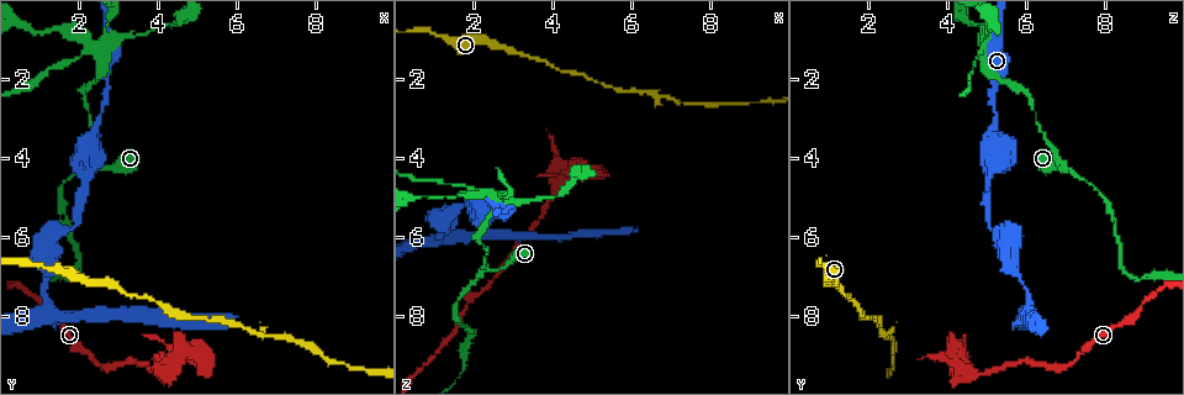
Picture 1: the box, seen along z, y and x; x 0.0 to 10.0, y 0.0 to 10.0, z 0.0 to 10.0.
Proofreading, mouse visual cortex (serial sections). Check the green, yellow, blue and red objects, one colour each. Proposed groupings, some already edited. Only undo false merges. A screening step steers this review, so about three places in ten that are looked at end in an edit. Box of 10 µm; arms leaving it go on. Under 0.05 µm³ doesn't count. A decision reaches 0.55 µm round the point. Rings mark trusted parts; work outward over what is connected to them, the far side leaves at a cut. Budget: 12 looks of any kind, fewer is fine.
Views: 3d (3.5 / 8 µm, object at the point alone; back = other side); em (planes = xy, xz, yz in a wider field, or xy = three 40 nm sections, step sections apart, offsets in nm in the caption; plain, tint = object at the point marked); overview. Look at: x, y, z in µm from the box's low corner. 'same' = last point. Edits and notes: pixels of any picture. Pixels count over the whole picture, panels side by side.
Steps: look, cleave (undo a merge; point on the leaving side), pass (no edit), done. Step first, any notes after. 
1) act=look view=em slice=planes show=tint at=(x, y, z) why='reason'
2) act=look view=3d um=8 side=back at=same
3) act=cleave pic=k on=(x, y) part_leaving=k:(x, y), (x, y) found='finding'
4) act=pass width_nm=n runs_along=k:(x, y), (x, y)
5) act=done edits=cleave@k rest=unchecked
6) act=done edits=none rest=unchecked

act=look view=3d um=3.5 at=(4.50, 9.00, 4.25) why='abrupt turn'

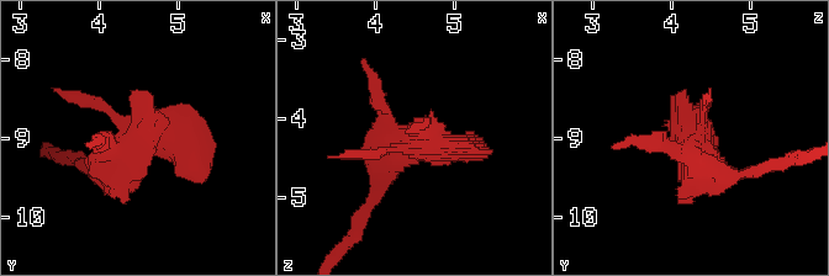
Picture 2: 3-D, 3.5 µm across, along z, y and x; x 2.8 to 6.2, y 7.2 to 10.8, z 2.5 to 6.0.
act=look view=em slice=xy step=5 show=plain at=(4.50, 9.05, 4.30)

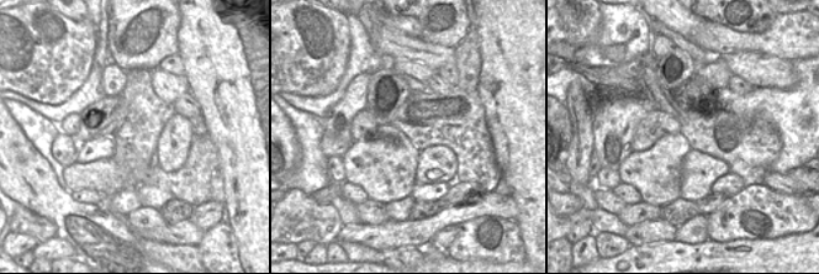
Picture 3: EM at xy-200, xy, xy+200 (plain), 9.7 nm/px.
act=look view=em slice=xy step=5 show=tint at=same

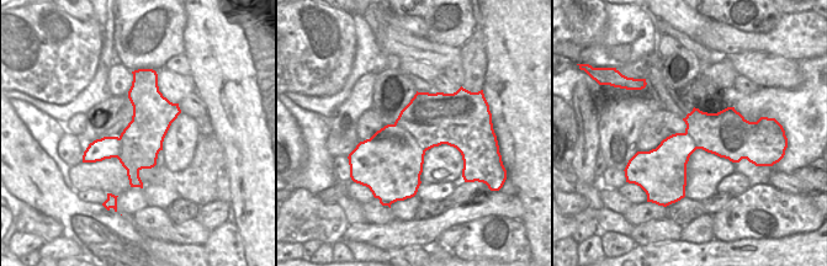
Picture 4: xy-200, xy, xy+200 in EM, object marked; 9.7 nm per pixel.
act=cleave pic=2 on=(457, 155) part_leaving=2:(417, 142), (463, 148), (478, 138) found='two cells meet here'

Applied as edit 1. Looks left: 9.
act=look view=overview why='redraw'

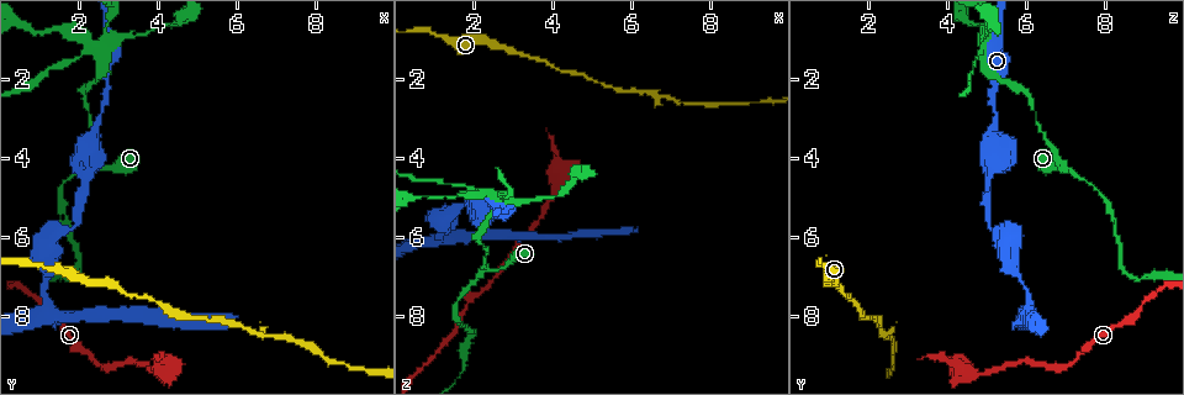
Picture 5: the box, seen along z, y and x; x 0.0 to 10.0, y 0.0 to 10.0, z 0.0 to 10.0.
act=look view=3d um=3.5 at=(7.65, 8.70, 2.60) why='narrows sharply'

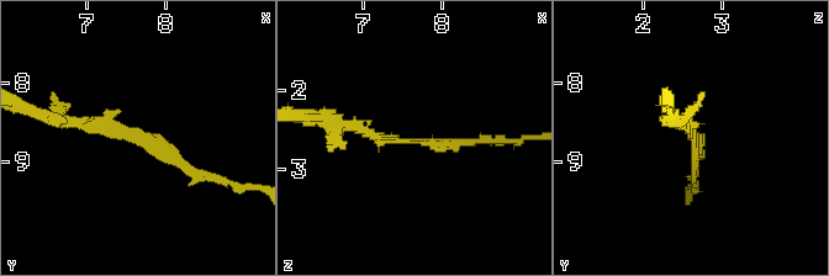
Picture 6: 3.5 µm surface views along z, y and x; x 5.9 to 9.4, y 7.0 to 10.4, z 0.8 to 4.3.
act=look view=em slice=planes show=tint at=(7.65, 8.70, 2.65) arm_widths_nm=150,150 why='need the tissue'

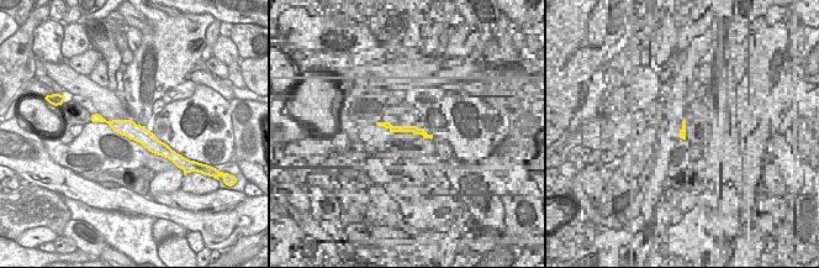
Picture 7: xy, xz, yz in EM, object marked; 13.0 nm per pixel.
act=look view=em slice=xy step=1 show=tint at=same

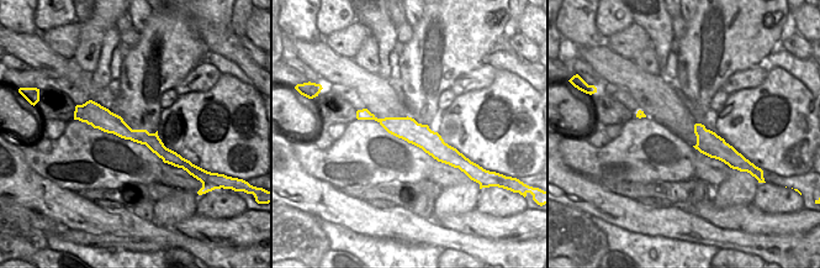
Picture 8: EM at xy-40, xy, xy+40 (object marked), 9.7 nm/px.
act=pass runs_along=6:(62, 120), (142, 134), (210, 176) found='all the same cell'

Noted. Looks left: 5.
act=look view=3d um=8 at=(2.10, 4.05, 5.45) why='abrupt turn'

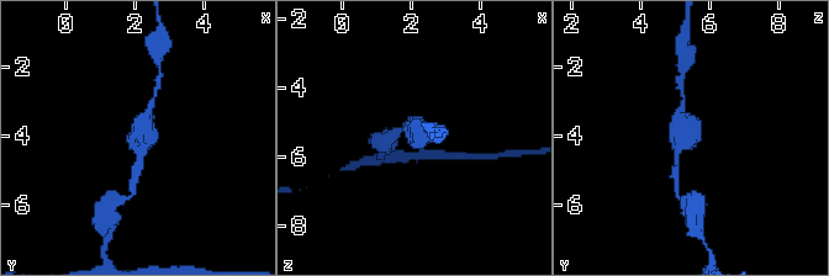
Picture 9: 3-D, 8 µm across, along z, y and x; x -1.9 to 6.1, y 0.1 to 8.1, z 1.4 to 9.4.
act=look view=3d um=3.5 at=same why='zoom in'

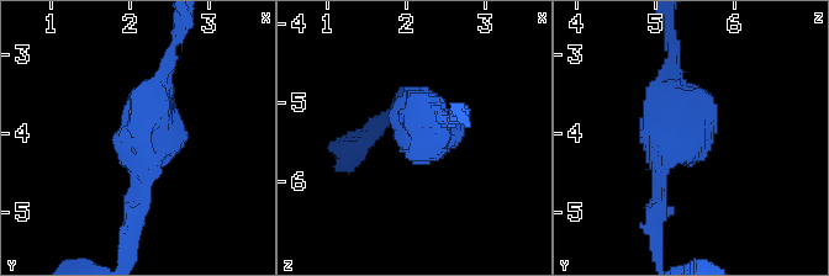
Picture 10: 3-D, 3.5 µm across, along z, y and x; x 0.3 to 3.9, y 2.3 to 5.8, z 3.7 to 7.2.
act=look view=em slice=xy step=1 show=tint at=same arm_widths_nm=200,200 why='need the tissue'

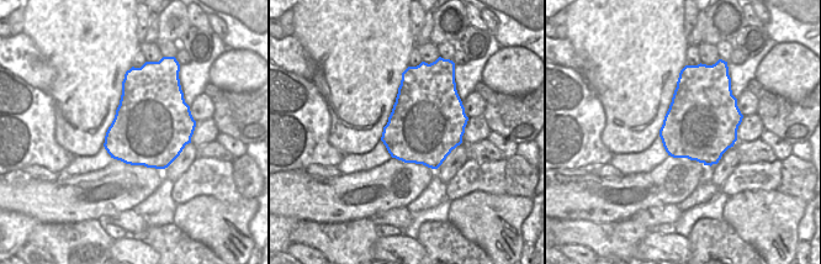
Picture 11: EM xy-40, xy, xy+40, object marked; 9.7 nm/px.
act=pass runs_along=10:(167, 67), (130, 149), (137, 206) found='one cell here'

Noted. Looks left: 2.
act=look view=3d um=3.5 side=back at=(2.75, 1.30, 4.95)

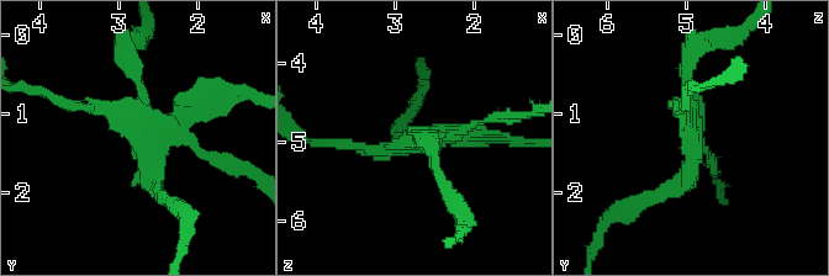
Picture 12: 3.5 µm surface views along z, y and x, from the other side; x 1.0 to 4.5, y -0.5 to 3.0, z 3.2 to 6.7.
act=look view=em slice=xy step=1 show=tint at=(2.70, 1.30, 4.95) why='shape alone is not enough'

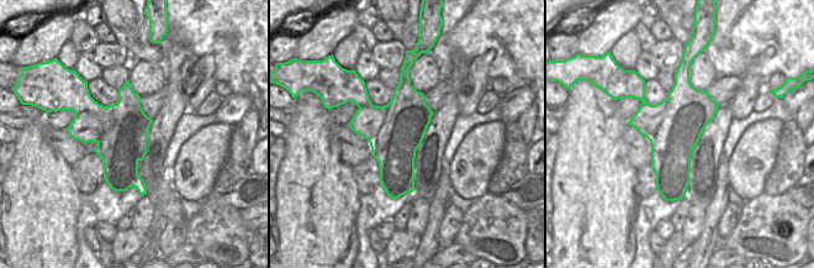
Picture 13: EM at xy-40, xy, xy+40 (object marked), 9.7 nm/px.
act=cleave pic=12 on=(482, 134) part_leaving=12:(448, 133), (534, 143) found='two cells meet here'

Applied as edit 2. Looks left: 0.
act=done edits=cleave@2,cleave@12 rest=unchecked

